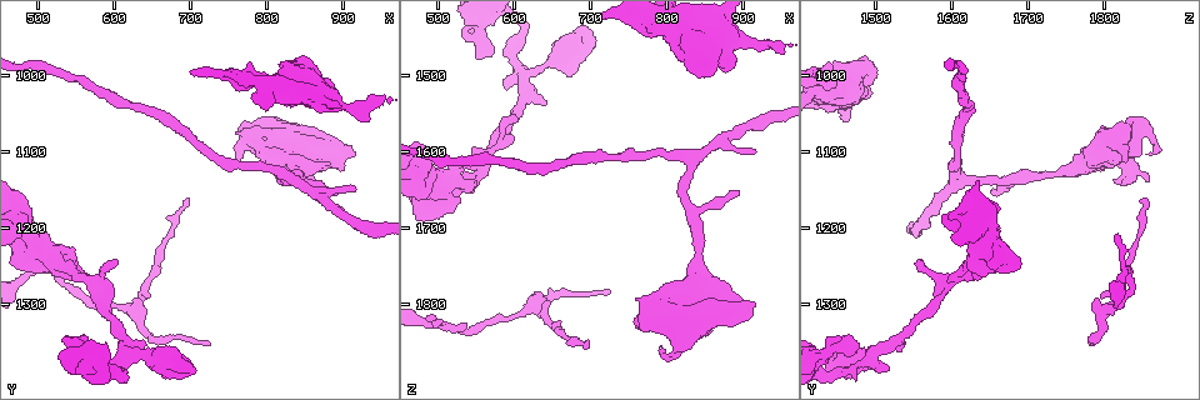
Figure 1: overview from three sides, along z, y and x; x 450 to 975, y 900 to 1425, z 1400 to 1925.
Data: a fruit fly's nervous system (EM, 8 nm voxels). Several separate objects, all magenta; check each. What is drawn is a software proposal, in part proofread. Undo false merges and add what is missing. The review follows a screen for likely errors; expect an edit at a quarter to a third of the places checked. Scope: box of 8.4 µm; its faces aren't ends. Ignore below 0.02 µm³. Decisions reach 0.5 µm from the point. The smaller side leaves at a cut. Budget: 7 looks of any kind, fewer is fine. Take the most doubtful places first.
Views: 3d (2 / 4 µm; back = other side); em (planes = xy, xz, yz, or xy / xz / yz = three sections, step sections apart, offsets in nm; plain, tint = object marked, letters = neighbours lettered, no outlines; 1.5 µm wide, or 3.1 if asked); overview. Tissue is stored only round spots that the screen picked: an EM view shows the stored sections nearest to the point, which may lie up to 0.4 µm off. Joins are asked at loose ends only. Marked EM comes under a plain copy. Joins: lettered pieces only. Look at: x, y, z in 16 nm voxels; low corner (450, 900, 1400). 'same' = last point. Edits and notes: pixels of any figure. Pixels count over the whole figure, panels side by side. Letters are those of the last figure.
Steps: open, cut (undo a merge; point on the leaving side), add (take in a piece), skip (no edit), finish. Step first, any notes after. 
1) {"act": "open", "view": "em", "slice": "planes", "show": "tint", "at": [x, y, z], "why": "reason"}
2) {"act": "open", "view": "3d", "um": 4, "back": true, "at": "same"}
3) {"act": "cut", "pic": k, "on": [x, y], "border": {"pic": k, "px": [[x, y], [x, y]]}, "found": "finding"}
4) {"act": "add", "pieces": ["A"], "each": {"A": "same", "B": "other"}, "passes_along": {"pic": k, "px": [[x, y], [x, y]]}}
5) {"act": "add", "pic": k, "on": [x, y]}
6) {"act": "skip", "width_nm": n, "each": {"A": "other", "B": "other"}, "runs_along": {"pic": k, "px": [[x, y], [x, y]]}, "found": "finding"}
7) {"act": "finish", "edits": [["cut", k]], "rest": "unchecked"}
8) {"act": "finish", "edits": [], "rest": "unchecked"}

{"act": "open", "view": "3d", "um": 2, "at": [590, 1385, 1515], "why": "branch stops here"}

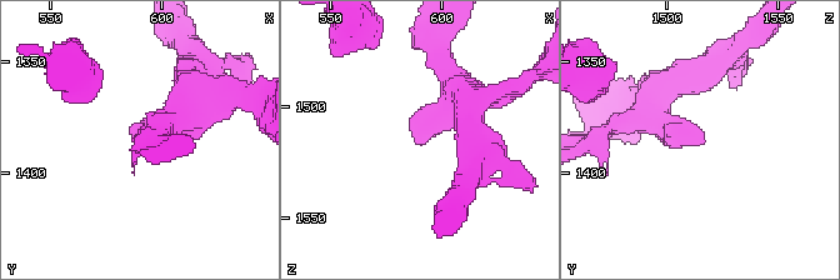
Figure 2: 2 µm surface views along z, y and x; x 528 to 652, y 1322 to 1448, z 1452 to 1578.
{"act": "open", "view": "em", "slice": "xy", "step": 8, "show": "tint", "at": [589, 1387, 1516], "why": "need the tissue"}

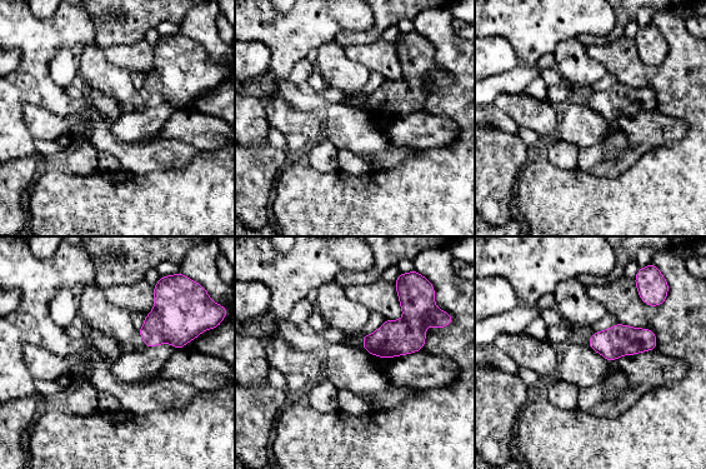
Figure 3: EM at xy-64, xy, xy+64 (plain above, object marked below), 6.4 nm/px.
{"act": "open", "view": "em", "slice": "xy", "step": 8, "show": "letters", "at": "same", "why": "see the neighbours"}

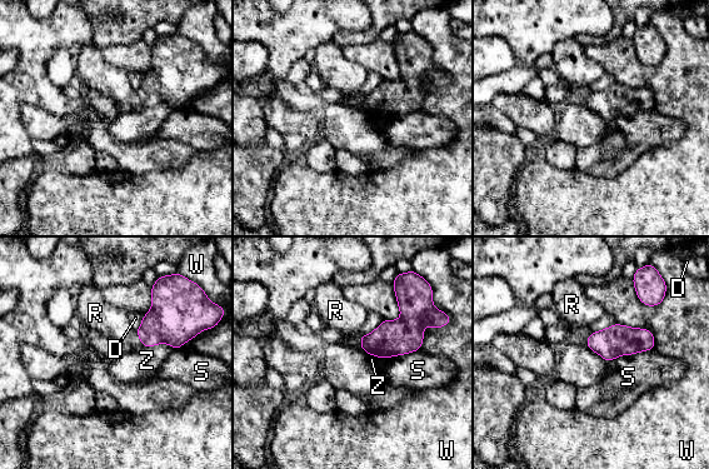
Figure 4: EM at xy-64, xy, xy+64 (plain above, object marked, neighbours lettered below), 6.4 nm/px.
{"act": "skip", "each": {"D": "other", "R": "other", "S": "other", "W": "other", "Z": "other"}, "border": {"pic": 4, "px": [[652, 349], [620, 354], [608, 362]]}, "found": "none of them fits"}

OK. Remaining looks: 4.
{"act": "open", "view": "em", "slice": "xz", "step": 8, "show": "tint", "at": [900, 1150, 1645], "why": "branch stops here"}

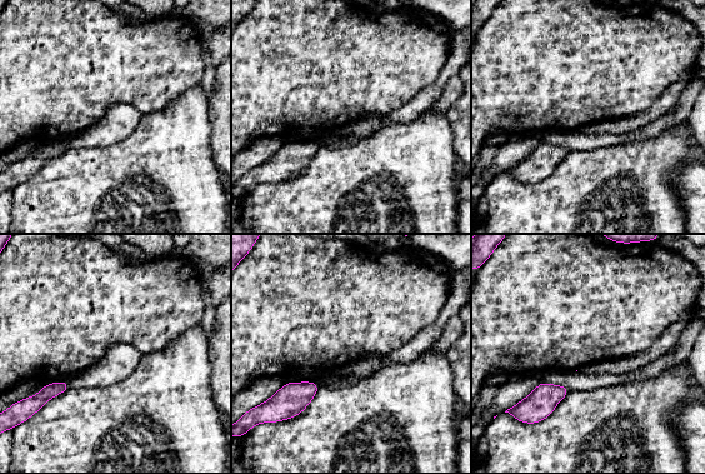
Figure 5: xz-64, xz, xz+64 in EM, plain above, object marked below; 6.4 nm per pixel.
{"act": "open", "view": "em", "slice": "planes", "show": "letters", "at": "same", "why": "cut it another way"}

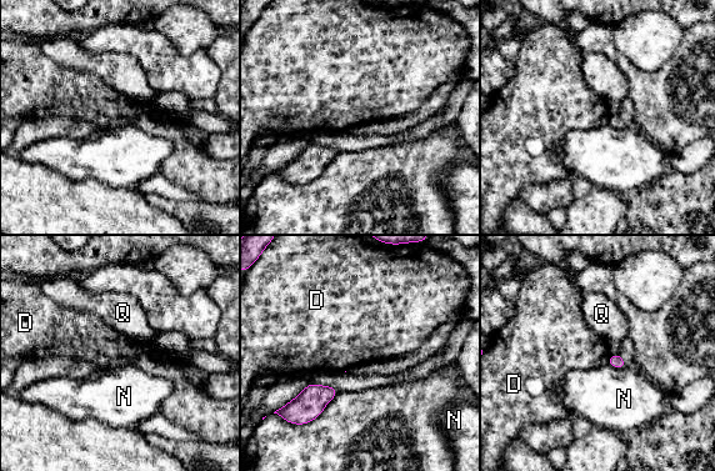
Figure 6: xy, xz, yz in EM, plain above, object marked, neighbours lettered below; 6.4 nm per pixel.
{"act": "skip", "each": {"D": "other", "N": "other", "Q": "other"}, "border": {"pic": 6, "px": [[609, 354], [606, 361]]}, "found": "no lettered piece goes on from it"}

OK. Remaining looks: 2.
{"act": "open", "view": "em", "slice": "planes", "show": "tint", "at": [620, 1305, 1795], "why": "thick turns thin"}

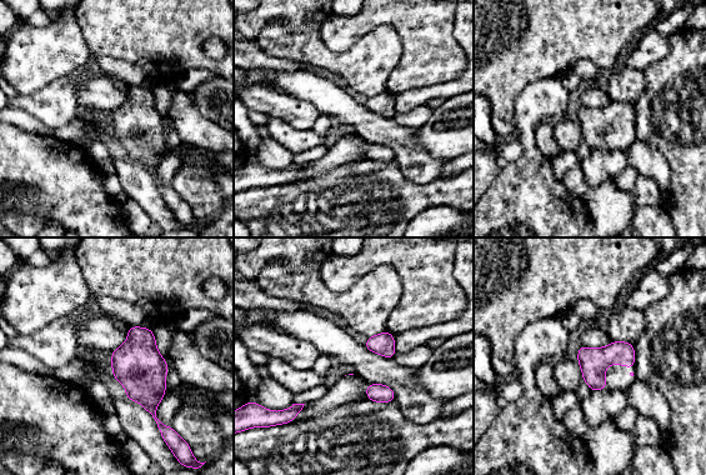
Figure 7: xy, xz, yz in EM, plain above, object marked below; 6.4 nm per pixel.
{"act": "open", "view": "em", "slice": "planes", "show": "letters", "at": "same"}

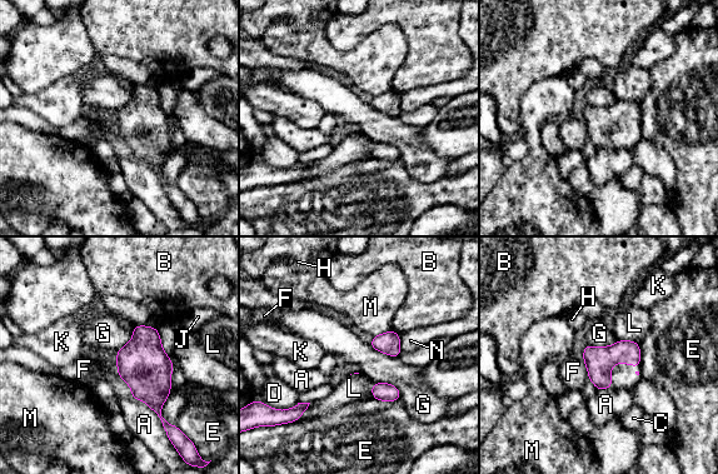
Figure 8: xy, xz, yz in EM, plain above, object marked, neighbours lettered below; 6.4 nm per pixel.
{"act": "skip", "longest_contact_nm": ["A", 320], "each": {"A": "other", "B": "other", "C": "other", "D": "other", "E": "other", "F": "other", "G": "other", "H": "other", "J": "other", "K": "other", "L": "other", "M": "other", "N": "other"}, "found": "all the same cell"}

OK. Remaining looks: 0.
{"act": "finish", "edits": [], "rest": "unchecked"}

